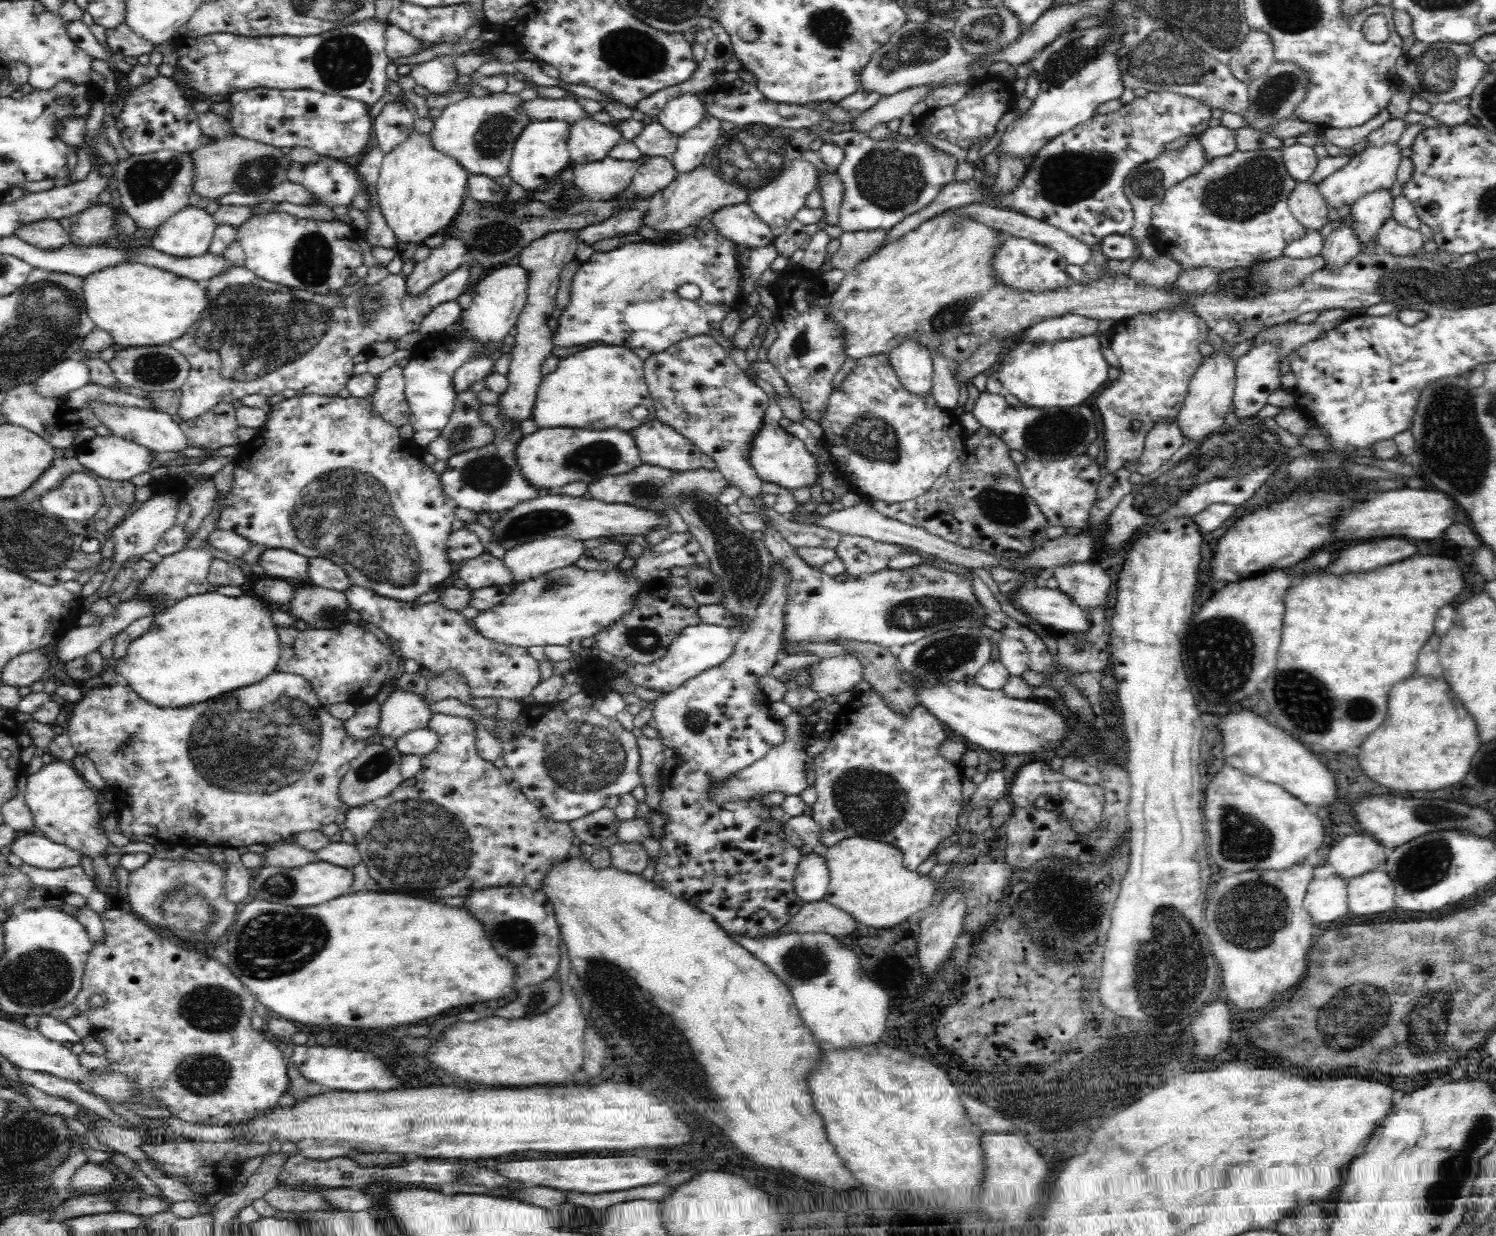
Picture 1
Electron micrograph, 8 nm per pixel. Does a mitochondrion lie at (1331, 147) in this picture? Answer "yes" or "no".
no

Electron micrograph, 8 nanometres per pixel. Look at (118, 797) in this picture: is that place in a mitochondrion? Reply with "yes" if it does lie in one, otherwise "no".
no

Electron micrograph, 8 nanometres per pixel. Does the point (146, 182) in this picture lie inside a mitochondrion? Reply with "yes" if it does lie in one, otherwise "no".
yes

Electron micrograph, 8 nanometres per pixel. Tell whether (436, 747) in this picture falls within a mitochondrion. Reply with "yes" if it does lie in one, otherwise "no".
no

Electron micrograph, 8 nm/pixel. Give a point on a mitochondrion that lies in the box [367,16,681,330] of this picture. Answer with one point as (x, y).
(631, 52)

